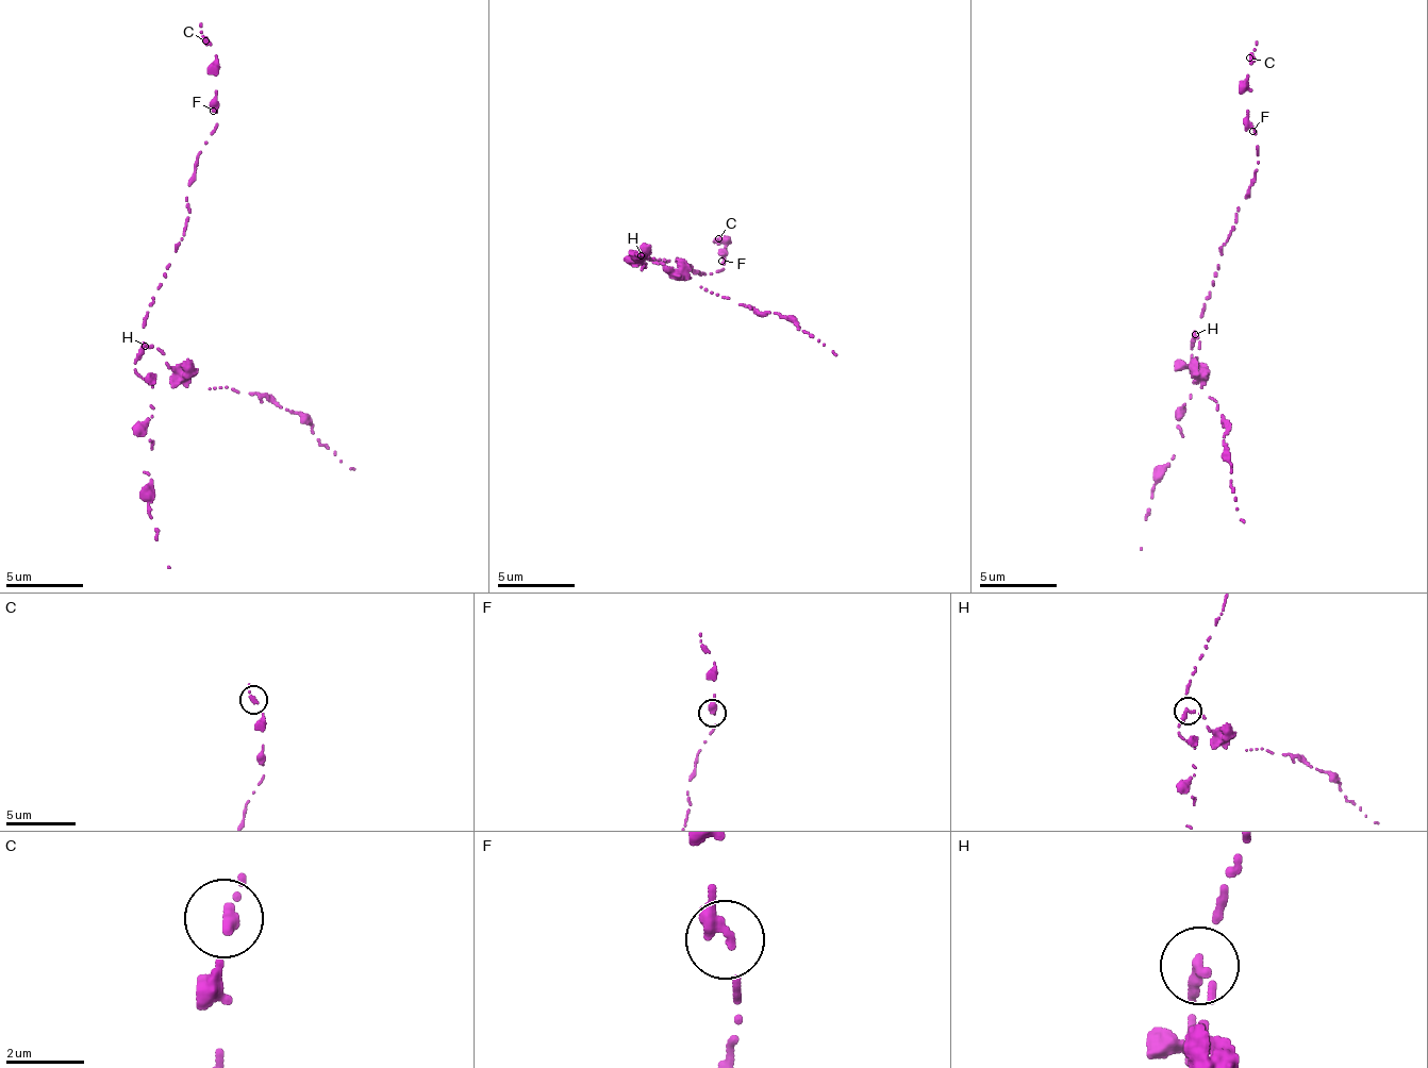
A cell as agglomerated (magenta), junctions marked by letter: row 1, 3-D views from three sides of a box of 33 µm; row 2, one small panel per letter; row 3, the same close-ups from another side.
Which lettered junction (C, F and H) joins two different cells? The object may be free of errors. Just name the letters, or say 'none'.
H

